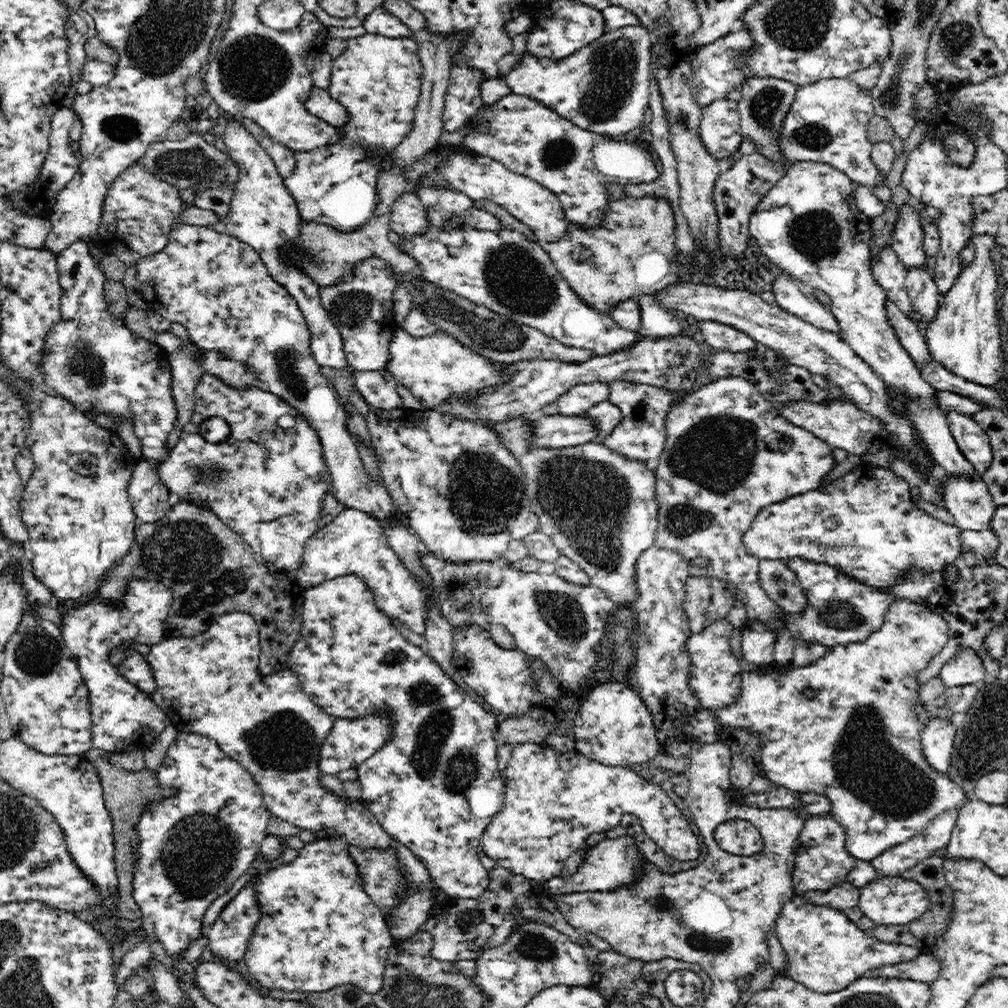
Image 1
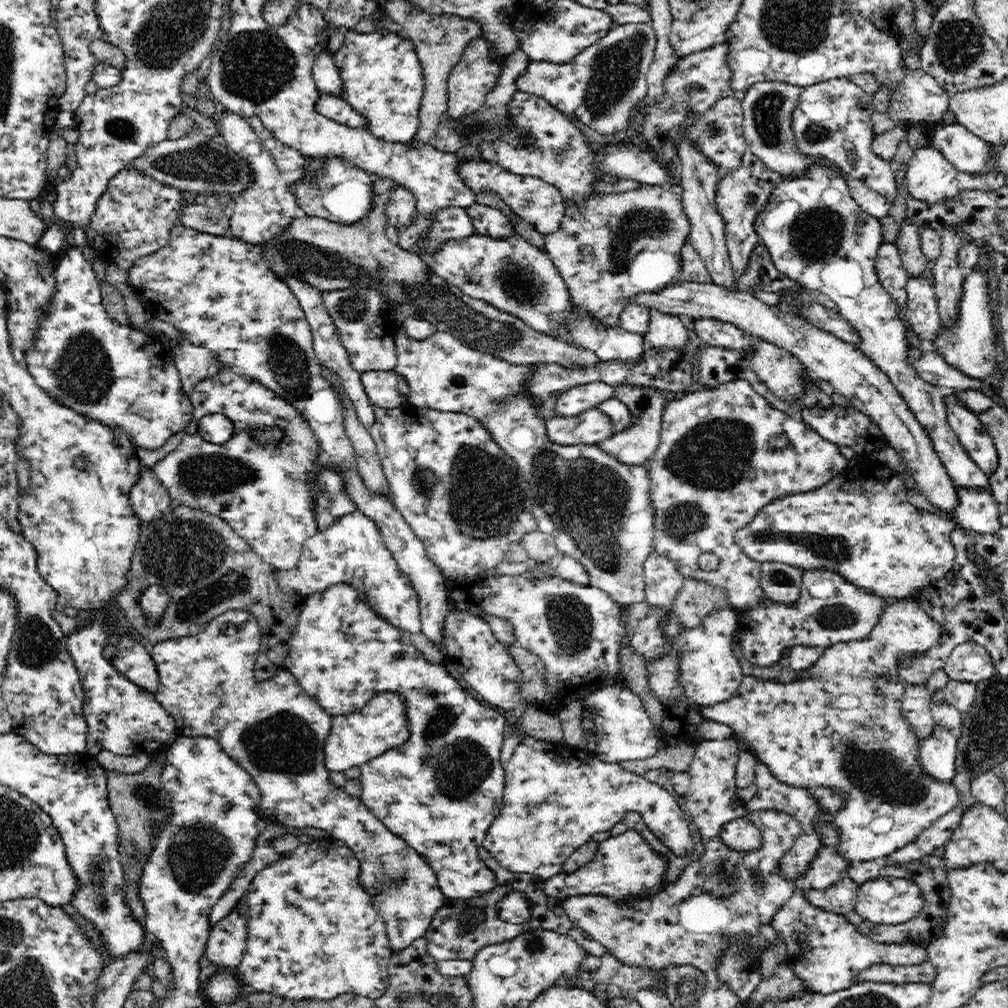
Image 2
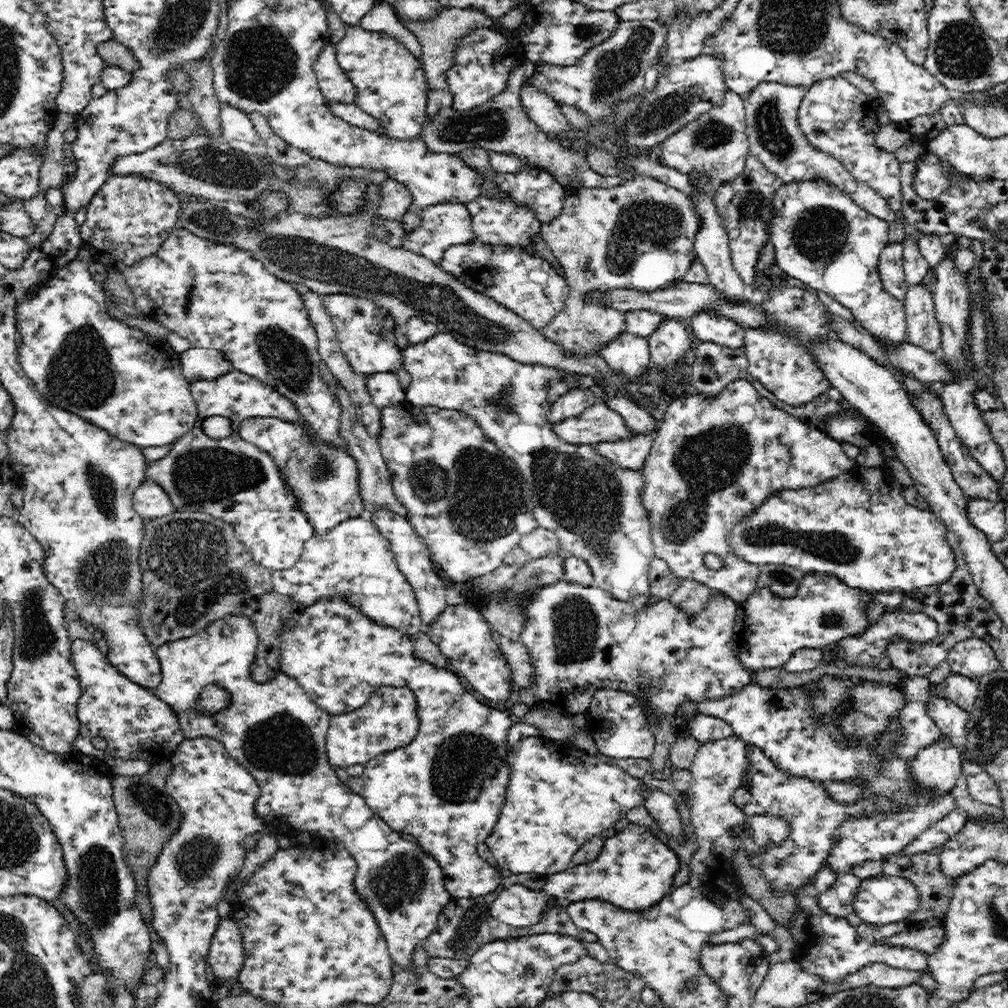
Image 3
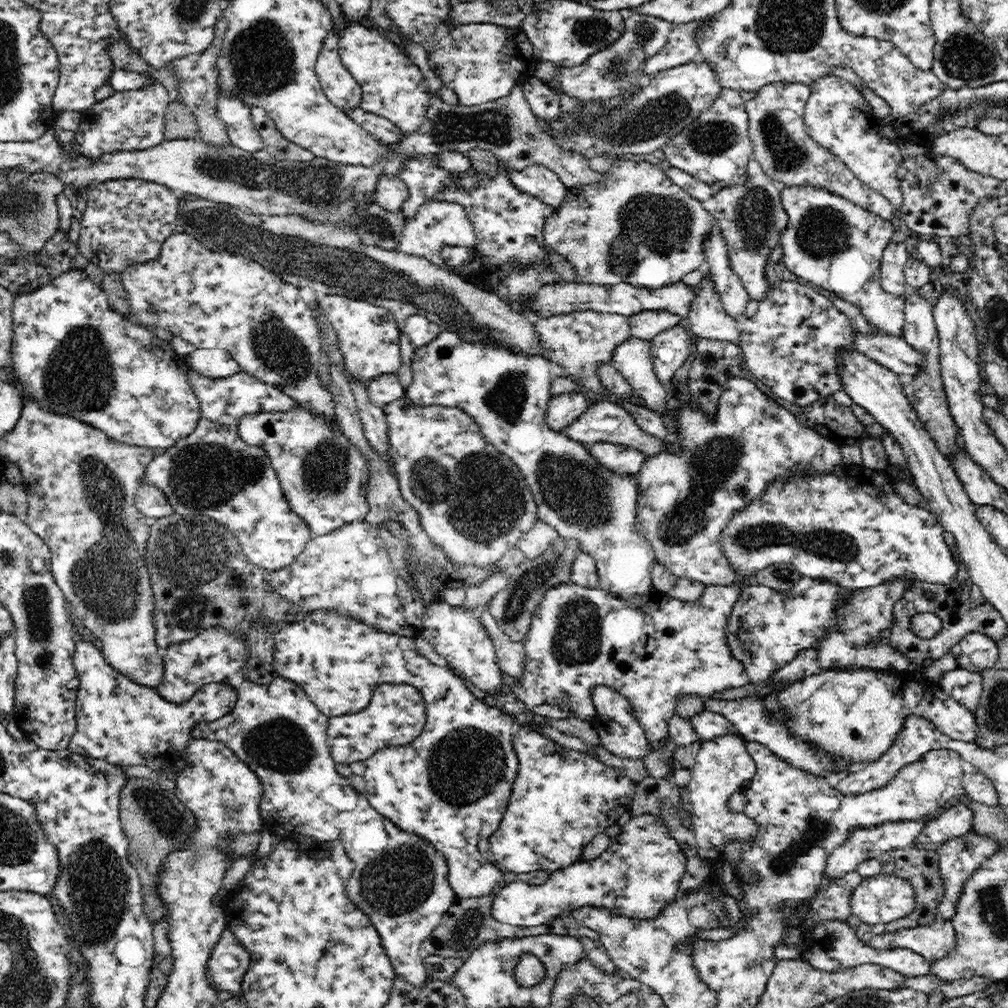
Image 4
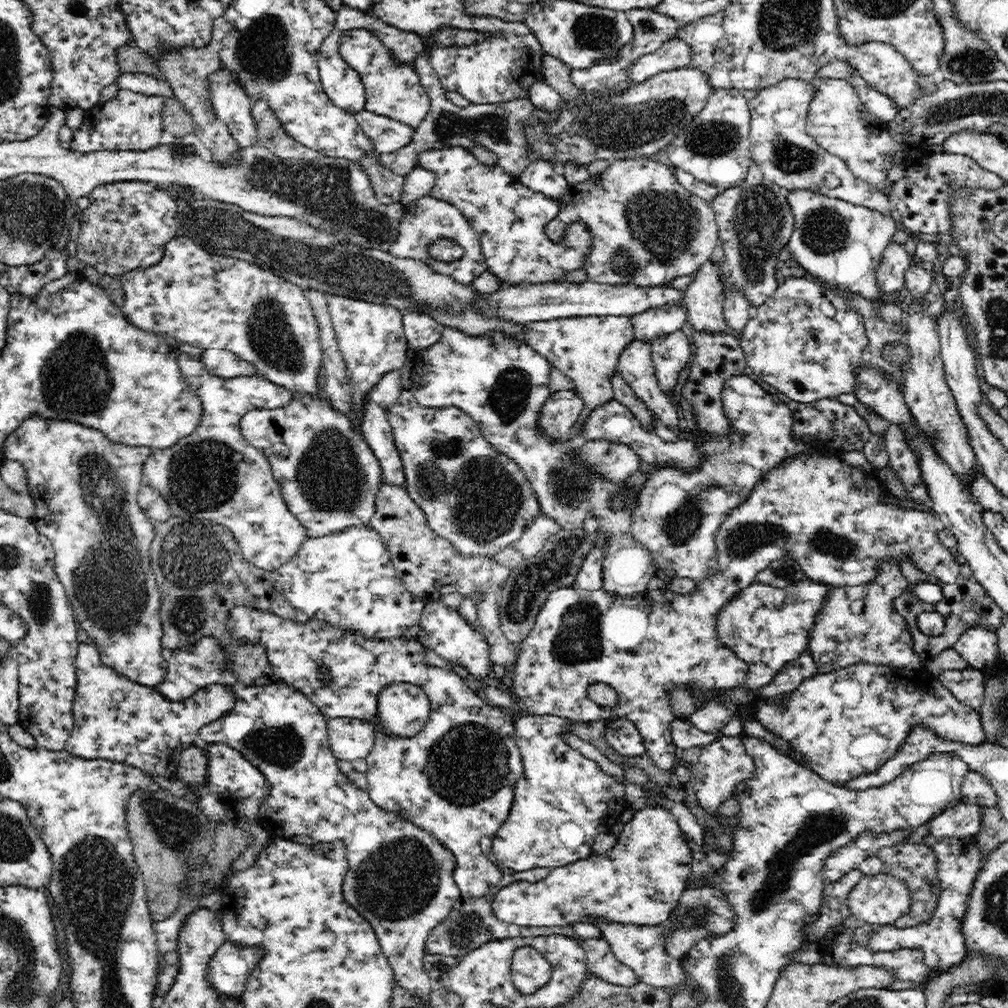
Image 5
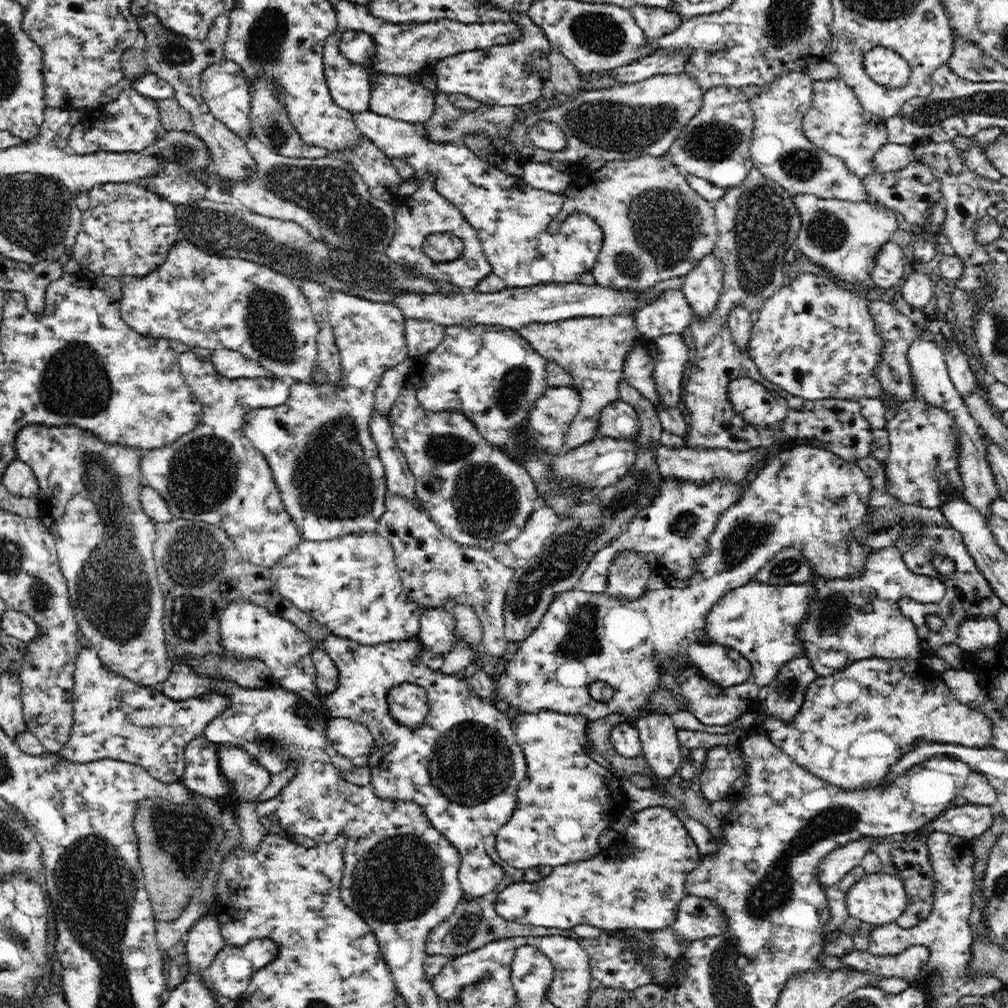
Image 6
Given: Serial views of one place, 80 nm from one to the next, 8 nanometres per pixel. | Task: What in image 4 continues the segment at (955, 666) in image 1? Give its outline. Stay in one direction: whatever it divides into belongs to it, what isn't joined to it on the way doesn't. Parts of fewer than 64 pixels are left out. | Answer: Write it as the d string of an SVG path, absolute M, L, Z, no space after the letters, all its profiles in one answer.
M974 630L961 638L951 651L958 659L960 668L981 673L997 668L999 650L996 641L991 636Z

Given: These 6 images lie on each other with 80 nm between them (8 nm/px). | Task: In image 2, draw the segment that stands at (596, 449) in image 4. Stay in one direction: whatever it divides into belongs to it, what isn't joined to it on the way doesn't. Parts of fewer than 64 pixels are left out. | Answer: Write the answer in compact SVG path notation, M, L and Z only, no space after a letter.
M619 385L615 389L615 396L626 402L631 410L635 411L636 424L626 432L618 433L608 440L603 440L597 445L616 461L625 466L642 466L650 459L658 446L658 432L660 430L661 413L665 407L665 397L657 393L653 387L636 387L633 385Z

